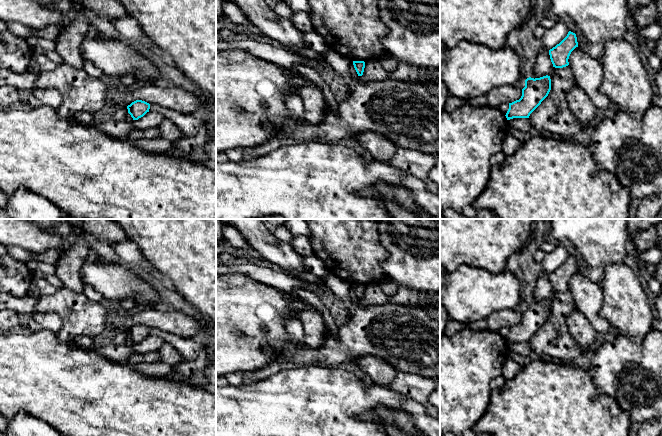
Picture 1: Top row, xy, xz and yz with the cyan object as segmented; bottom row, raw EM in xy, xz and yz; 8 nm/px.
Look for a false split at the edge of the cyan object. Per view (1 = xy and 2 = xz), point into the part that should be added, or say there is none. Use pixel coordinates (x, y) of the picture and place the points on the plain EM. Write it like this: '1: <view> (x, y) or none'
1: none
2: none

